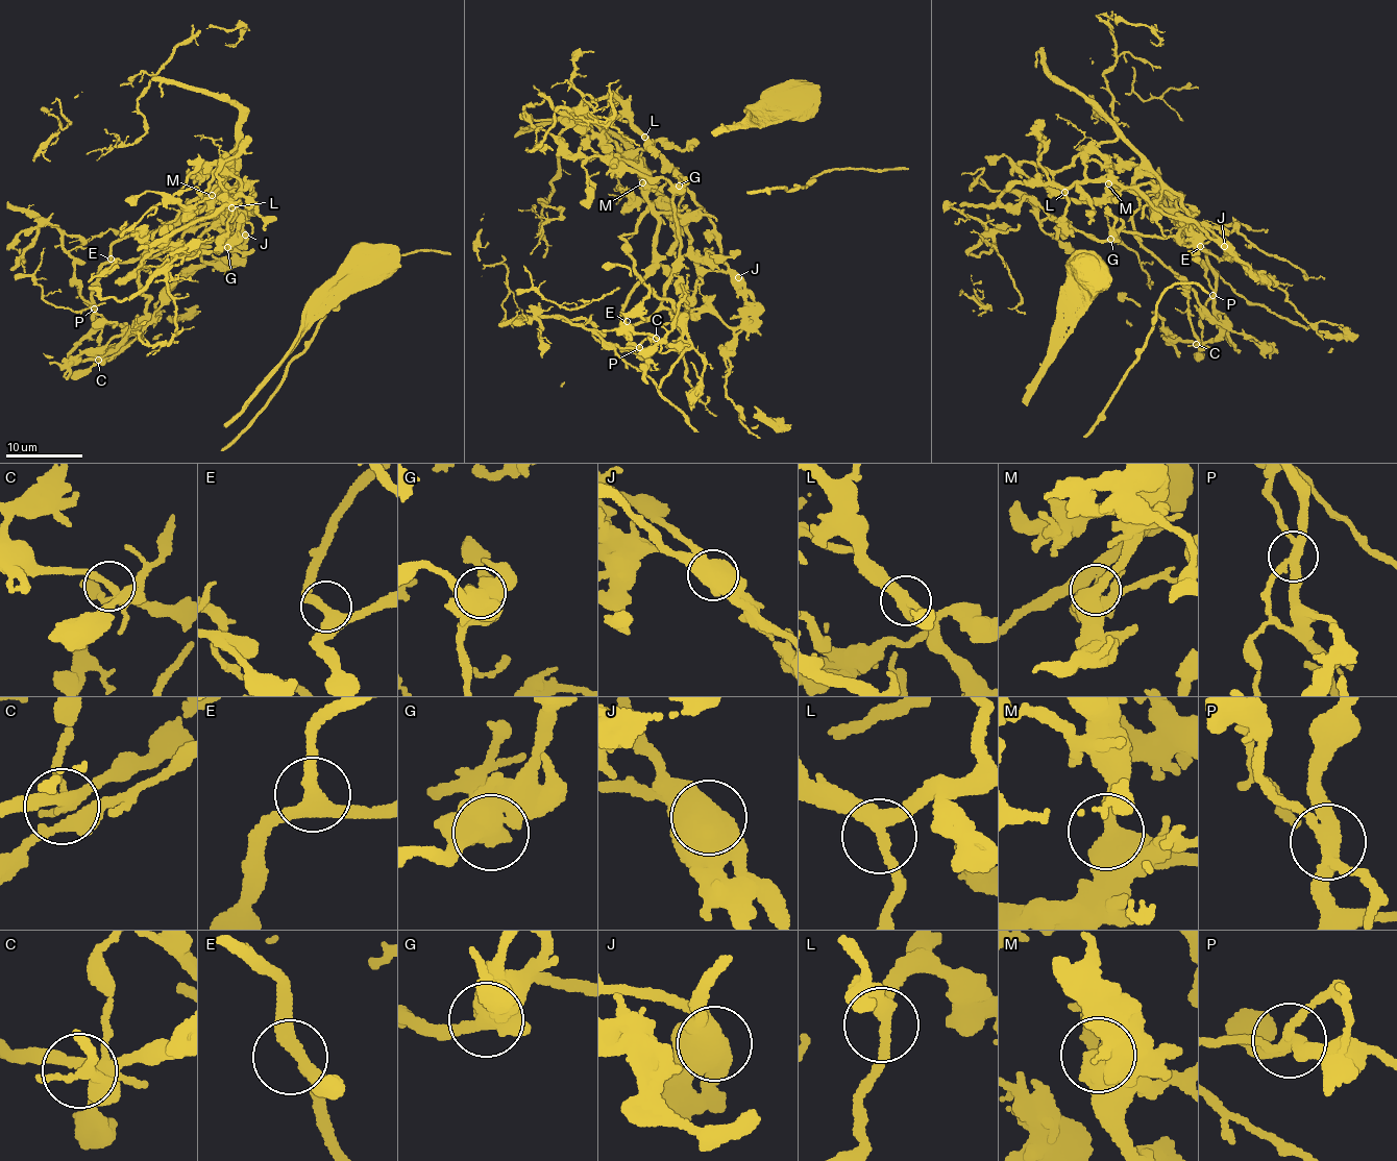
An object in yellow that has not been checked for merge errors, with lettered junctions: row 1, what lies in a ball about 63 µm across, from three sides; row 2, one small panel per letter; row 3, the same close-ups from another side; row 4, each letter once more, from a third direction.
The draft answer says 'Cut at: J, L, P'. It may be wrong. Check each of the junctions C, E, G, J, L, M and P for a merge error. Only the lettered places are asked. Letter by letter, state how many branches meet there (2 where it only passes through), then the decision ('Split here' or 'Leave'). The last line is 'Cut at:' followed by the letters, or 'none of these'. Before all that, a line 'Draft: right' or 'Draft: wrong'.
Draft: wrong
C: Branches: 5. Leave
E: Branches: 3. Leave
G: Branches: 3. Leave
J: Branches: 2. Split here
L: Branches: 3. Leave
M: Branches: 2. Leave
P: Branches: 4. Split here
Cut at: J, P

